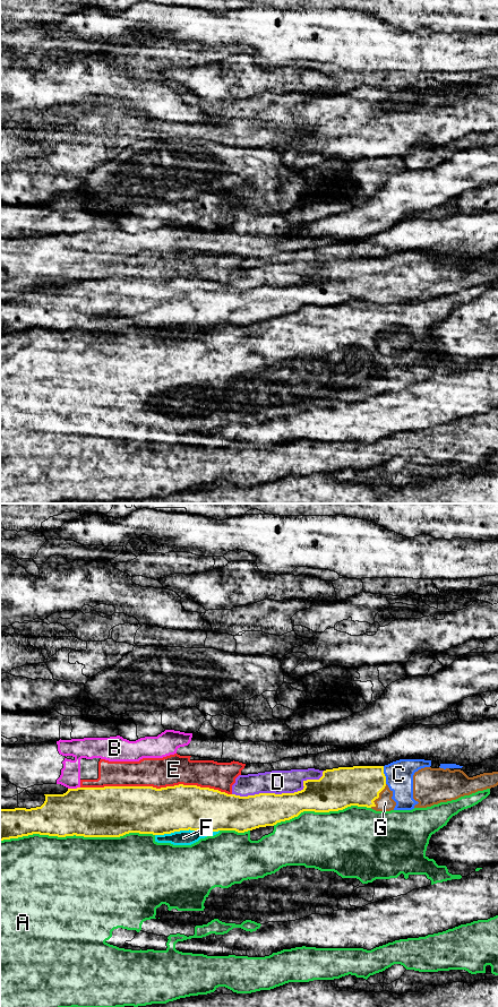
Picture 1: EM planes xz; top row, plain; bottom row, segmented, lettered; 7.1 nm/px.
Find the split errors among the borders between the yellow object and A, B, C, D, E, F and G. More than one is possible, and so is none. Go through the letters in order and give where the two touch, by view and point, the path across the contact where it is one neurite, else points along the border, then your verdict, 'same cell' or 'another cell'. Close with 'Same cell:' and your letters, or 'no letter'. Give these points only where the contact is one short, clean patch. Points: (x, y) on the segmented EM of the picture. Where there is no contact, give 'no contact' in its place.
A: xz (77, 835) | another cell
B: xz (74, 789) | along xz (79, 786), (68, 789) | another cell
C: xz (384, 775) | same cell
D: xz (282, 793) | another cell
E: xz (155, 788) | another cell
F: xz (187, 829) | another cell
G: xz (378, 797) | same cell
Same cell: C, G

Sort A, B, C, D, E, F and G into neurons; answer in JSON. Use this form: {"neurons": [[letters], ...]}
{"neurons": [["A"], ["B", "D", "E"], ["C", "G"], ["F"]]}

